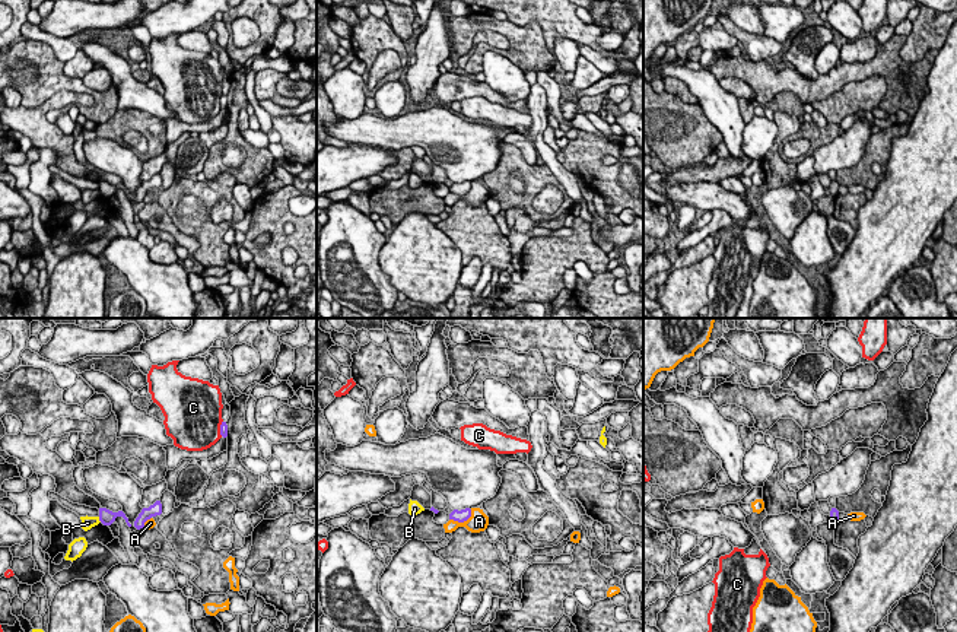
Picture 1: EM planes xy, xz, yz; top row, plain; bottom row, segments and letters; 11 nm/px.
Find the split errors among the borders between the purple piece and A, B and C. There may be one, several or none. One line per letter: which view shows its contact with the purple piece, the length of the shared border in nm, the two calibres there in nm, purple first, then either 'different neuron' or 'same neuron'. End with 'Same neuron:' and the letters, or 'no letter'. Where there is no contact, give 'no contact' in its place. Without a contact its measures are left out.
A: xz | 280 nm | 130/220 nm | different neuron
B: xy | 70 nm | 170/140 nm | different neuron
C: xy | 180 nm | 100/480 nm | different neuron
Same neuron: no letter

